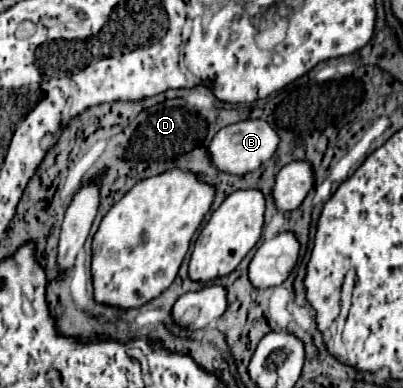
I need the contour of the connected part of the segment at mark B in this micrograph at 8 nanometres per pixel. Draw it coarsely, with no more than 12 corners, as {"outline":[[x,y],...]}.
{"outline":[[264,120],[216,132],[208,158],[242,176],[276,152],[278,134]]}

